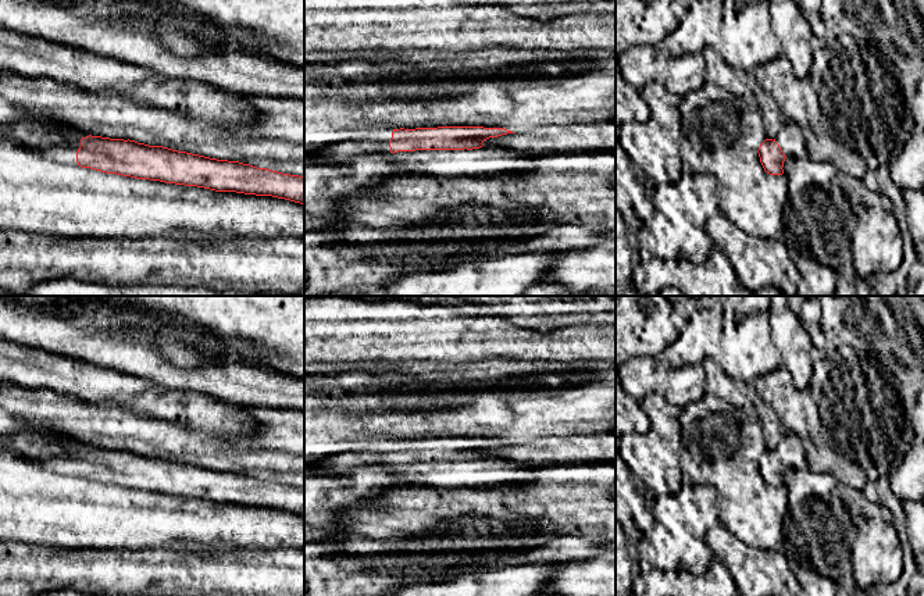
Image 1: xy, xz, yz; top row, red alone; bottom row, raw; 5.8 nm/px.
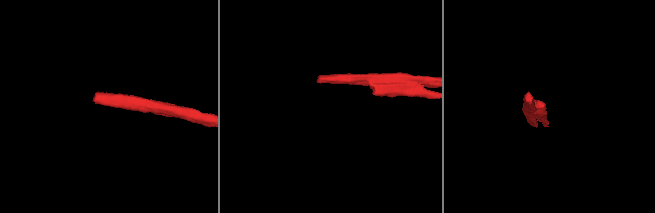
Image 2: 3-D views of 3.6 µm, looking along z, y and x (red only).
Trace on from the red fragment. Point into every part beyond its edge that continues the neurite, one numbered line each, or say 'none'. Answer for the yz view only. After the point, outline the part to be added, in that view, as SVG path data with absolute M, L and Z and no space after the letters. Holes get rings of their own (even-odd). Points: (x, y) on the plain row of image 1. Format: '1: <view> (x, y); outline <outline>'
1: yz (791, 449); outline M785 432L775 447L775 453L779 456L785 468L807 470L807 457L803 440L792 433Z

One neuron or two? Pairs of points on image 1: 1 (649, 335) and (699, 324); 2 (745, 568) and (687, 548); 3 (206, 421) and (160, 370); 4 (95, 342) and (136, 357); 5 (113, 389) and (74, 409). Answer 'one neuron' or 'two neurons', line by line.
1: two neurons
2: two neurons
3: two neurons
4: one neuron
5: two neurons

